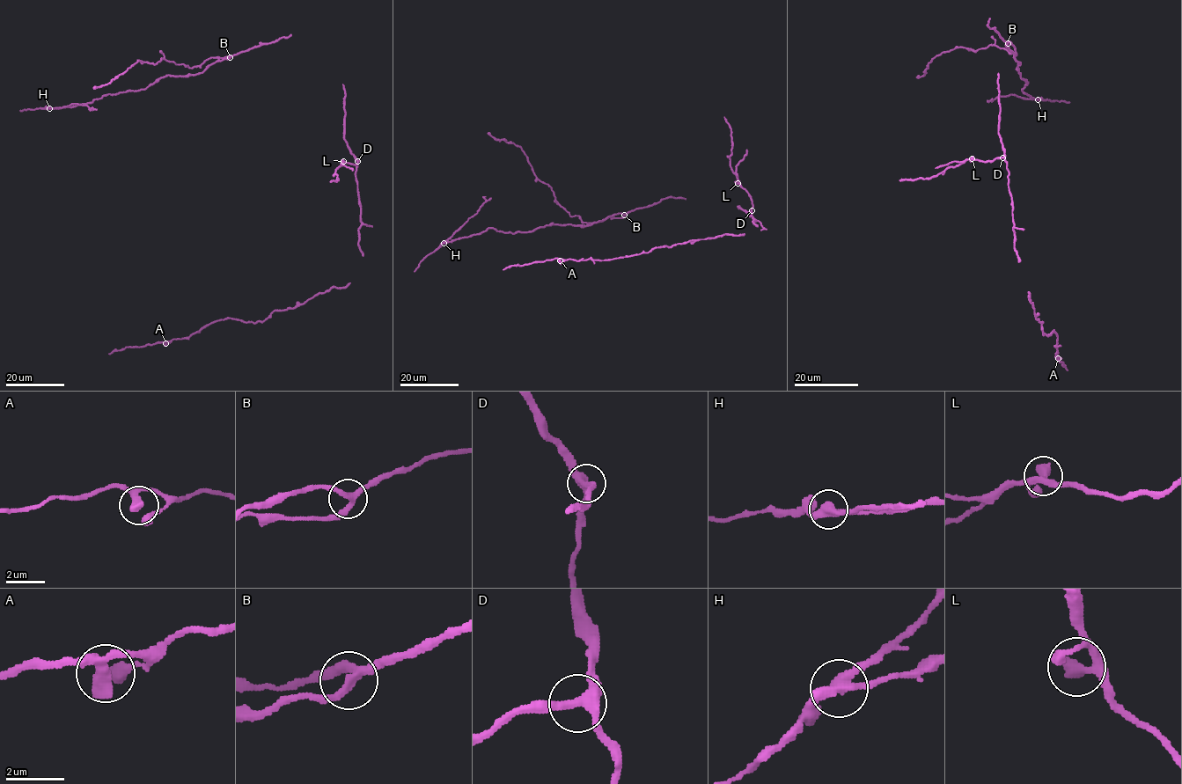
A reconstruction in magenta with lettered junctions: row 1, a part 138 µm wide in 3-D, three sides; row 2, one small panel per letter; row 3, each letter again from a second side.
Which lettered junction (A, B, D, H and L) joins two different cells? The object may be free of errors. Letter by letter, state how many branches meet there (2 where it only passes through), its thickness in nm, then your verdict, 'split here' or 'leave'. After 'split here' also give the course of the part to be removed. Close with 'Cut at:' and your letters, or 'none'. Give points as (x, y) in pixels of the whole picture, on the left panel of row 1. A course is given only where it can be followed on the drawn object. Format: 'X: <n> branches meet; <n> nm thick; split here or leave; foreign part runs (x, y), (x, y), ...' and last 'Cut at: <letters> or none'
A: 2 branches meet; 400 nm thick; leave
B: 3 branches meet; 280 nm thick; leave
D: 3 branches meet; 340 nm thick; leave
H: 3 branches meet; 340 nm thick; split here; foreign part runs (49, 108), (78, 104), (97, 109)
L: 2 branches meet; 400 nm thick; leave
Cut at: H

